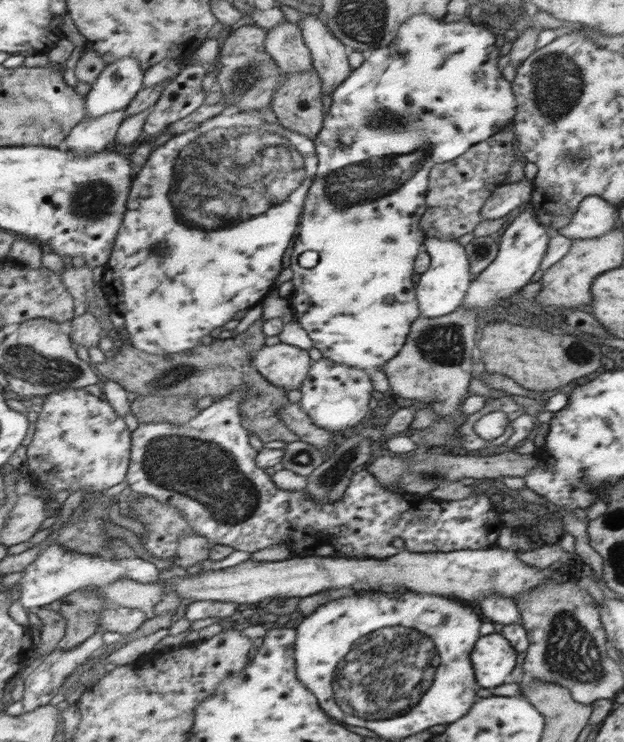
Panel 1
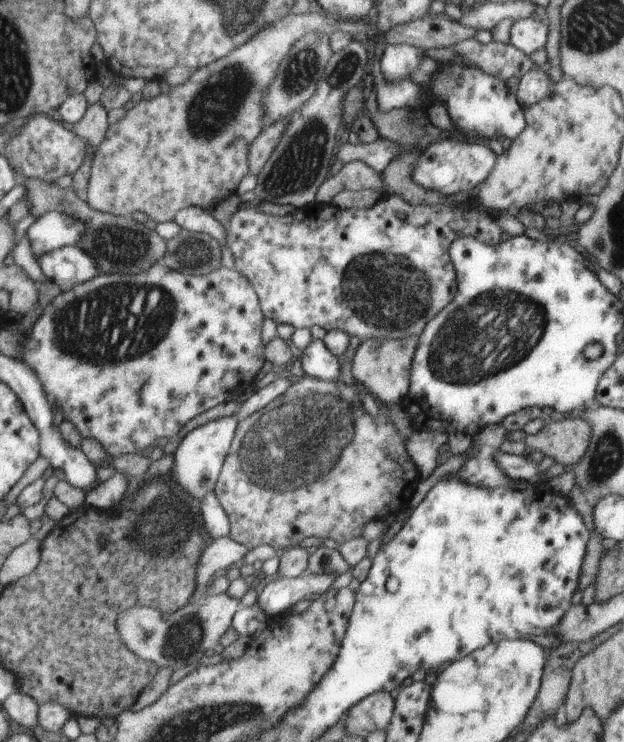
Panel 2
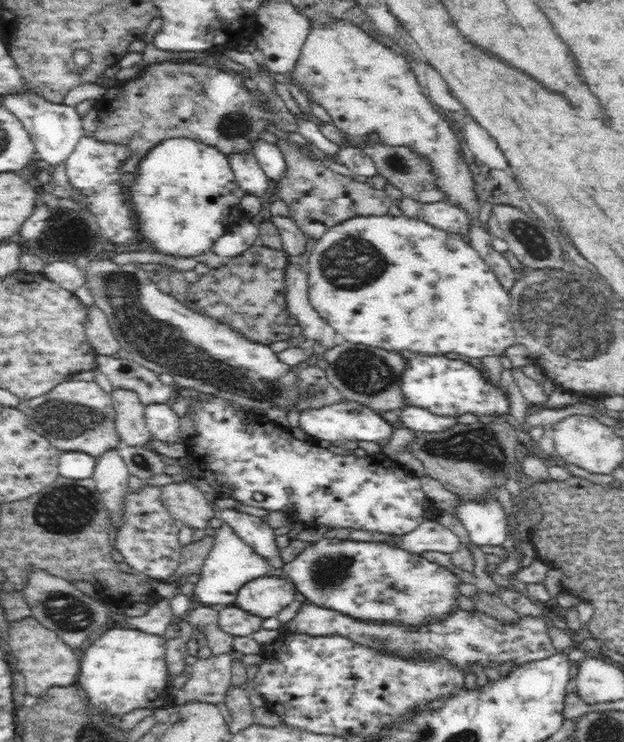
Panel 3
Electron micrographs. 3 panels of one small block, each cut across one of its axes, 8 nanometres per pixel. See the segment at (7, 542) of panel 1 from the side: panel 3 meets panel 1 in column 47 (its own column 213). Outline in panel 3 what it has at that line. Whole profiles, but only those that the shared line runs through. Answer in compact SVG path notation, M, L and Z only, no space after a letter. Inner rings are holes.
M190 482L162 486L162 504L182 526L186 524L196 532L208 528L208 522L220 512L216 504L210 504L204 494Z

